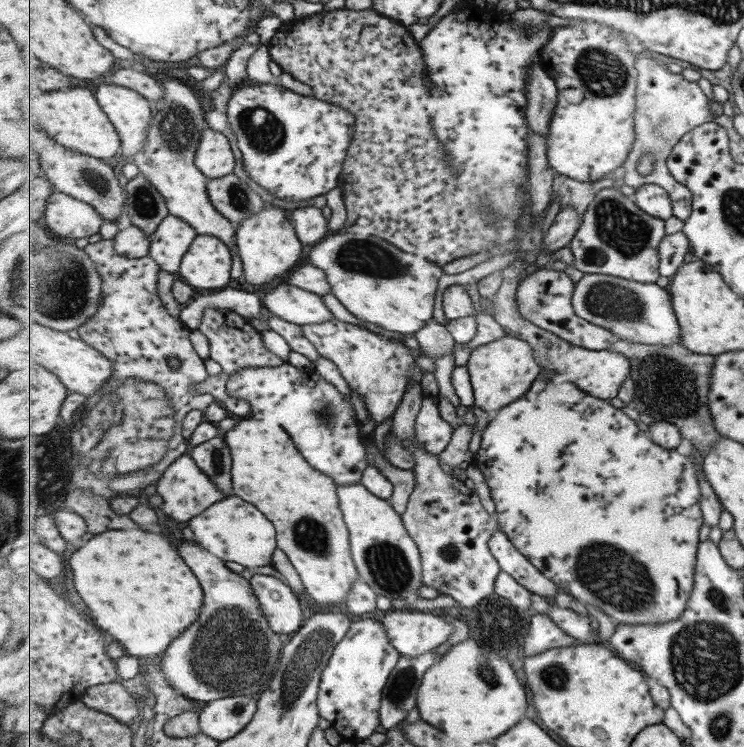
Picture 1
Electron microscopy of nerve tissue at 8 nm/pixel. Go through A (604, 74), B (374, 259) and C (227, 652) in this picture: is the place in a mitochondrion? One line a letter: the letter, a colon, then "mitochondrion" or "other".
A: mitochondrion
B: mitochondrion
C: mitochondrion

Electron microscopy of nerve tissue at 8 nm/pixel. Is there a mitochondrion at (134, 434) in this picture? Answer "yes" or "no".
yes

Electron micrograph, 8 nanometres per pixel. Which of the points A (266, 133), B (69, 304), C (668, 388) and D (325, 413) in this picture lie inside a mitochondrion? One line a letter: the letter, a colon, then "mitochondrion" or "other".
A: mitochondrion
B: mitochondrion
C: mitochondrion
D: mitochondrion

